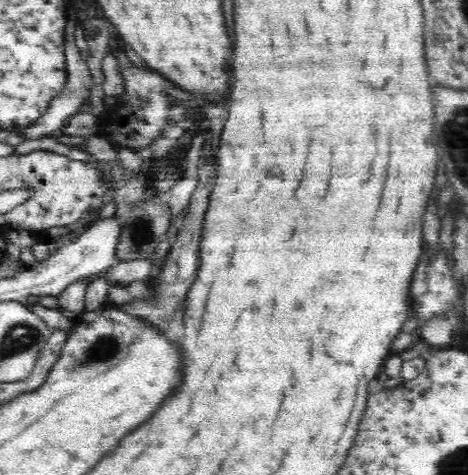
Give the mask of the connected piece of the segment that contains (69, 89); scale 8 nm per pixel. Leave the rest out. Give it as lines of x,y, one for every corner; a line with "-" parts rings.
74,44
66,48
65,64
68,79
62,92
50,101
46,112
35,123
26,127
26,132
22,132
19,140
38,140
58,134
68,120
80,110
84,100
88,100
94,84
88,64

